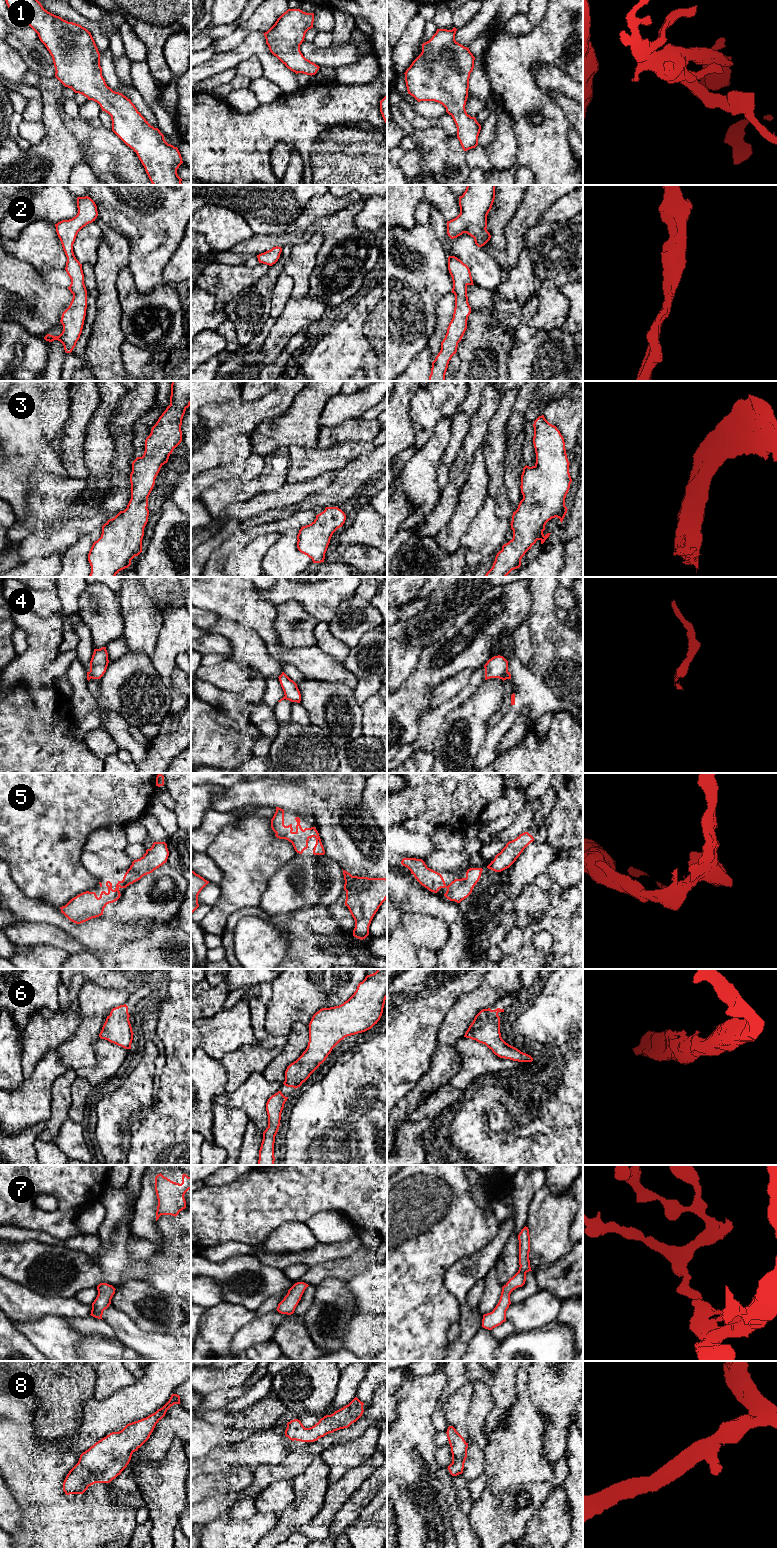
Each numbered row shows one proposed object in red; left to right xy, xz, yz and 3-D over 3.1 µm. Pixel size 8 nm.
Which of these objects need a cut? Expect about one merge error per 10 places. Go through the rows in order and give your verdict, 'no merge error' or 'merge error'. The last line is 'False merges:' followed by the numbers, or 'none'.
1: no merge error
2: no merge error
3: no merge error
4: merge error
5: no merge error
6: no merge error
7: no merge error
8: no merge error
False merges: 4

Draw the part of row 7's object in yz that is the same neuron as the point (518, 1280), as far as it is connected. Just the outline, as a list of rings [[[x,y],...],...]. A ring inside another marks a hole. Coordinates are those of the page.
[[[524,1227],[518,1235],[519,1240],[519,1270],[509,1279],[502,1287],[500,1300],[492,1312],[484,1314],[482,1327],[488,1330],[501,1325],[506,1321],[506,1311],[511,1304],[510,1294],[518,1287],[522,1287],[526,1281],[526,1273],[531,1270],[529,1252],[530,1252],[530,1235],[528,1227]]]

